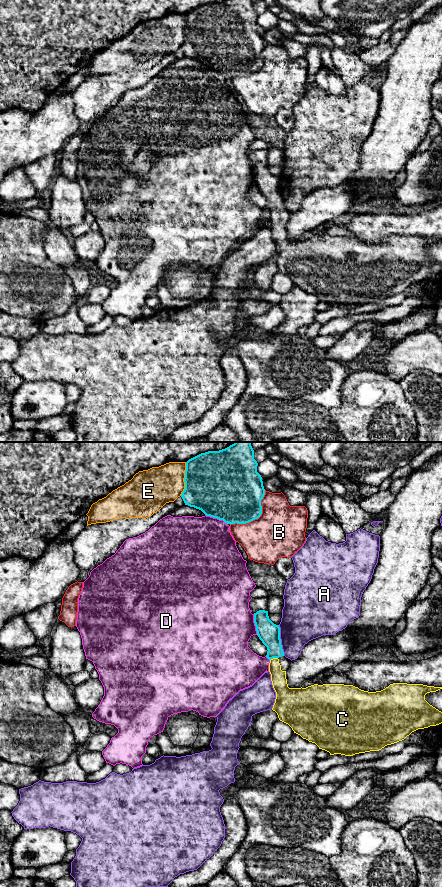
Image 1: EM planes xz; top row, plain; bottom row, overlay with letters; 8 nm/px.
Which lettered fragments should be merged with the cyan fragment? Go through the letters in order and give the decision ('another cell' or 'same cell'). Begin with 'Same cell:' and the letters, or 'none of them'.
Same cell: C
A: another cell
B: another cell
C: same cell
D: another cell
E: another cell

